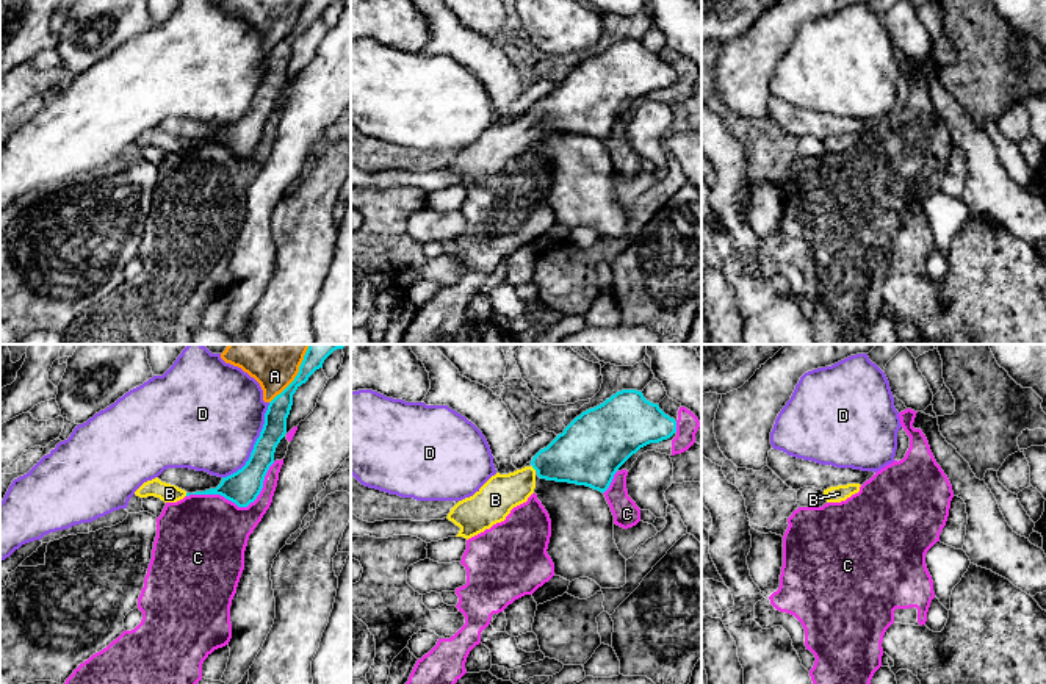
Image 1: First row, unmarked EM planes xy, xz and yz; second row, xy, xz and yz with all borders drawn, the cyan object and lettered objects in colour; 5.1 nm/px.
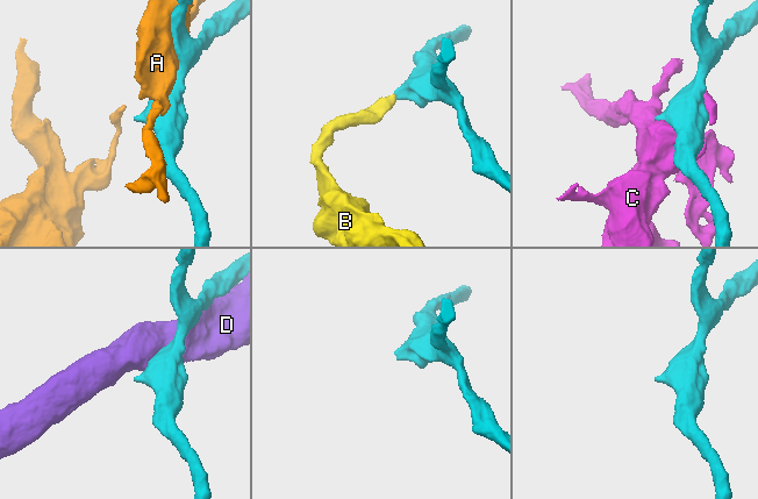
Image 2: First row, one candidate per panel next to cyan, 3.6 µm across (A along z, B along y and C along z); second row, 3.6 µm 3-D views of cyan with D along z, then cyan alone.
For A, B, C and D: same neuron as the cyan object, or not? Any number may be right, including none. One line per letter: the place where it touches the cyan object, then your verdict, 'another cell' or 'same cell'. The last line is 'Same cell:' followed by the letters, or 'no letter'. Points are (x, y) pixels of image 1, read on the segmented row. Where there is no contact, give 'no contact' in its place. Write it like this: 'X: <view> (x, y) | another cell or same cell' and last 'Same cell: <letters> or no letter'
A: xy (298, 374) | another cell
B: xz (534, 468) | same cell
C: xy (238, 506) | another cell
D: xy (254, 445) | another cell
Same cell: B

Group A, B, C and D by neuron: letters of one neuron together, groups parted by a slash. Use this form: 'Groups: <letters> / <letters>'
Groups: A / B / C / D

